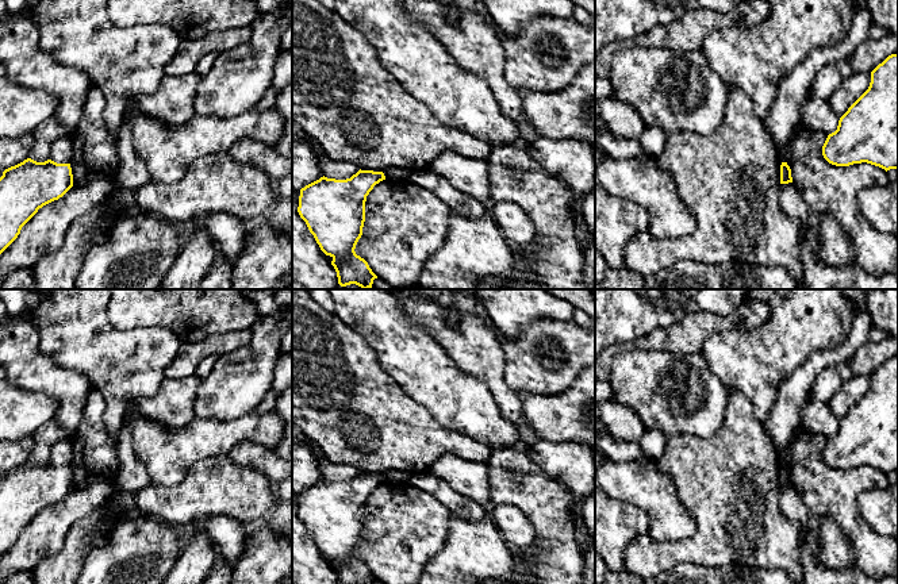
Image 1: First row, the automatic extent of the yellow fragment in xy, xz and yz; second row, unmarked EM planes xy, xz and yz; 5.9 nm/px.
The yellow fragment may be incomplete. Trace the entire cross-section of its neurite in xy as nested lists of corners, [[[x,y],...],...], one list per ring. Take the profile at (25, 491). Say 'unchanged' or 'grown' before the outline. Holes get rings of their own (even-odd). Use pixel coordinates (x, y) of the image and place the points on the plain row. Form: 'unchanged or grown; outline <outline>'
unchanged; outline [[[27,461],[5,472],[0,480],[0,557],[39,511],[58,503],[72,489],[70,466]]]

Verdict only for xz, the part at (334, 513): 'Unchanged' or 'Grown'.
Unchanged

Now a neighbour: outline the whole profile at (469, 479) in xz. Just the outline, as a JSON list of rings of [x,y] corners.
[[[453,453],[442,454],[427,473],[444,480],[453,491],[480,504],[490,502],[487,462],[473,462]]]

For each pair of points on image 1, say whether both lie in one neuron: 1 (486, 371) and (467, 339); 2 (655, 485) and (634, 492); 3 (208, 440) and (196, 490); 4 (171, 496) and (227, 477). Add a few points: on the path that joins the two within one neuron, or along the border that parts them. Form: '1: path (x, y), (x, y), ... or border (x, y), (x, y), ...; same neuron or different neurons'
1: path (486, 362), (474, 348); same neuron
2: path (649, 487), (640, 487); same neuron
3: border (226, 453), (198, 460), (181, 480); different neurons
4: path (184, 496), (195, 496), (214, 485); same neuron

